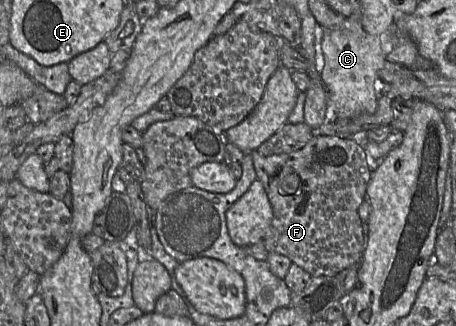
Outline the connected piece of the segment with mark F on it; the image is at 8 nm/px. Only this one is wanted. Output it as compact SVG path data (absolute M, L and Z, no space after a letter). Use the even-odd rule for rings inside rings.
M315 135L303 148L291 153L262 156L254 150L245 154L250 154L257 180L263 184L272 206L273 219L264 238L270 253L286 256L312 276L337 276L346 268L359 266L366 242L358 209L365 199L373 173L372 161L364 144L353 138ZM291 173L300 176L301 184L295 194L288 195L280 188L280 183Z

